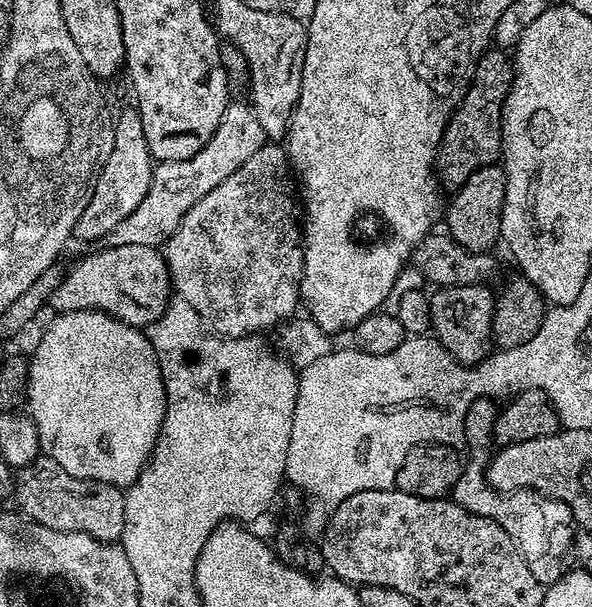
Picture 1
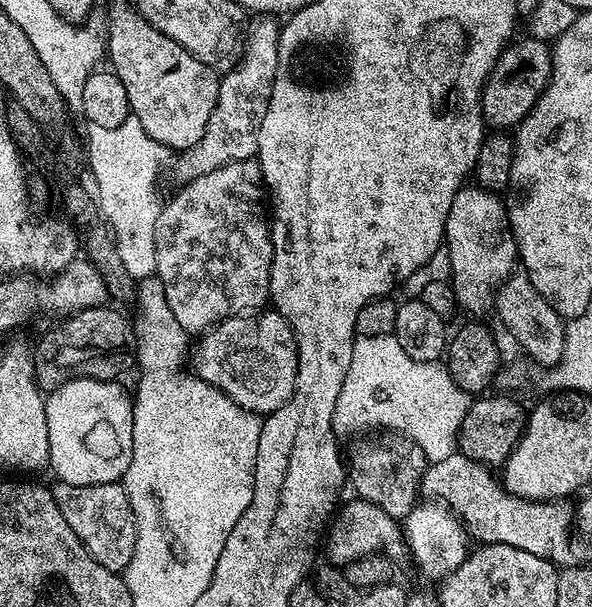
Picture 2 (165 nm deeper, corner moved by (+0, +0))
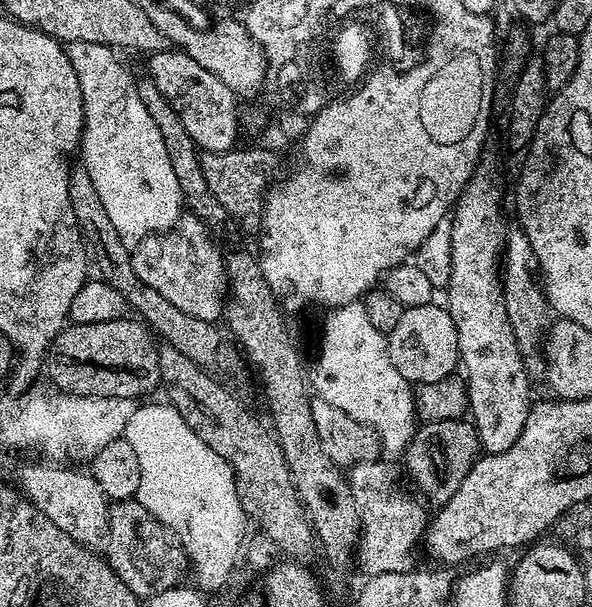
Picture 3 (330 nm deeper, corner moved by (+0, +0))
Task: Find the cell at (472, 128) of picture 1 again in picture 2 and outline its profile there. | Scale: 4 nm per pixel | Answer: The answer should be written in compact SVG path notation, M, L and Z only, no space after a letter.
M523 39L509 43L504 49L484 83L484 93L480 95L480 113L484 116L485 125L496 130L512 130L524 121L528 111L546 90L552 73L552 49L549 41Z

